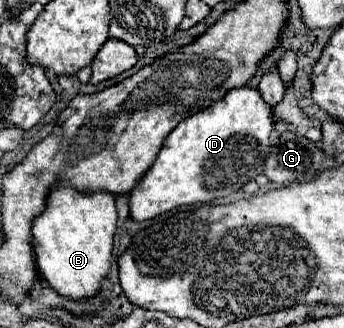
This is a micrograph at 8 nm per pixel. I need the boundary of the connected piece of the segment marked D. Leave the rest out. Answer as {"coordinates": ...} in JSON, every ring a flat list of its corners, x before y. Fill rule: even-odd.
{"coordinates":[[249,86,229,90,219,102,181,120,165,138,153,166,129,192,131,218,135,222,151,220,173,208,213,202,241,190,263,172,271,130,271,108,259,90]]}

